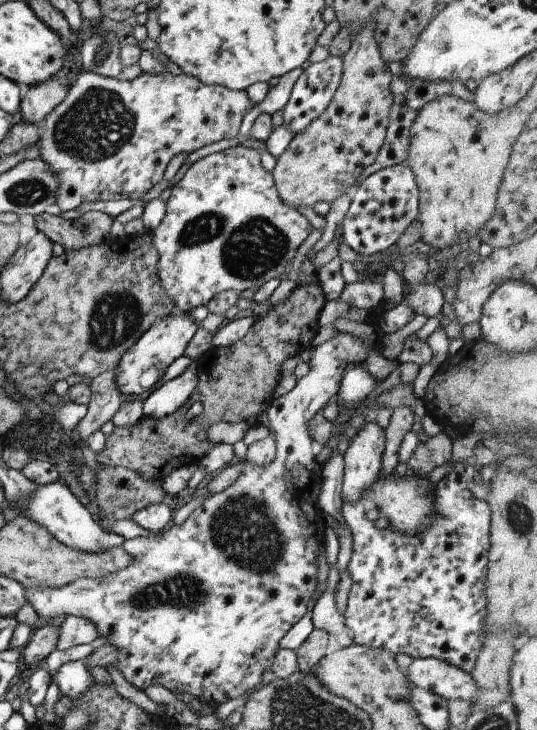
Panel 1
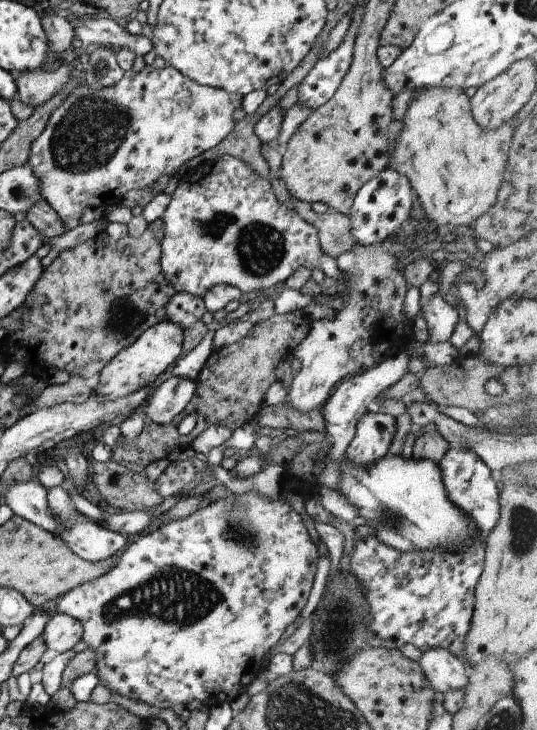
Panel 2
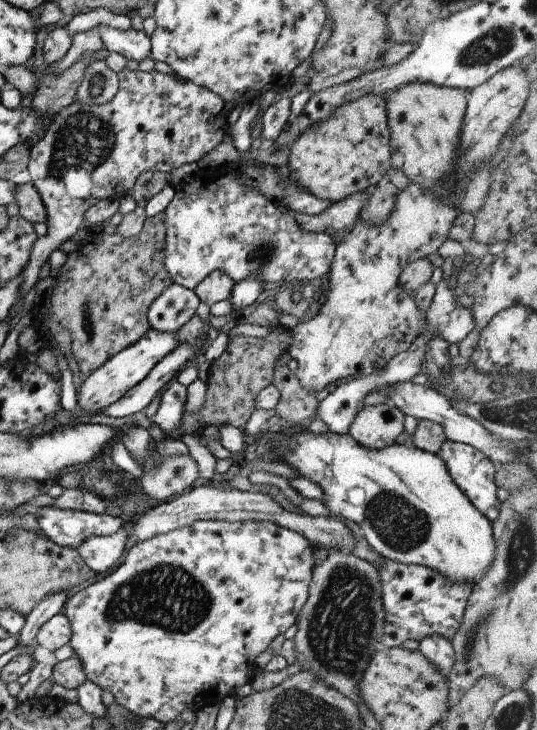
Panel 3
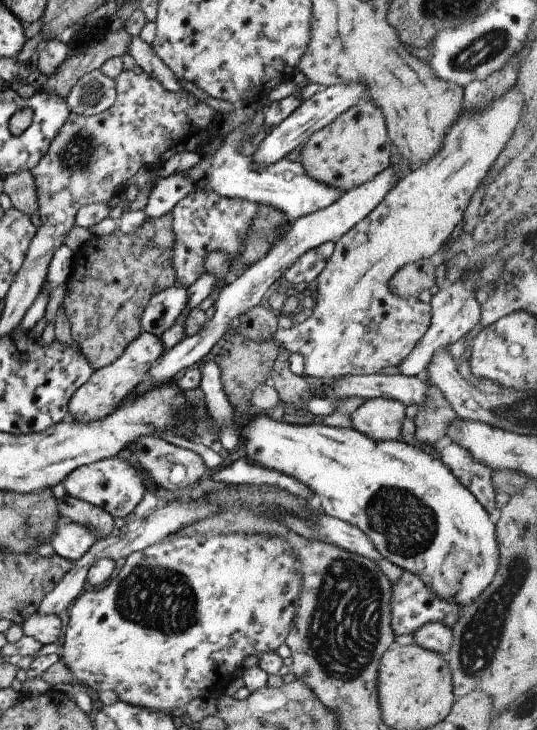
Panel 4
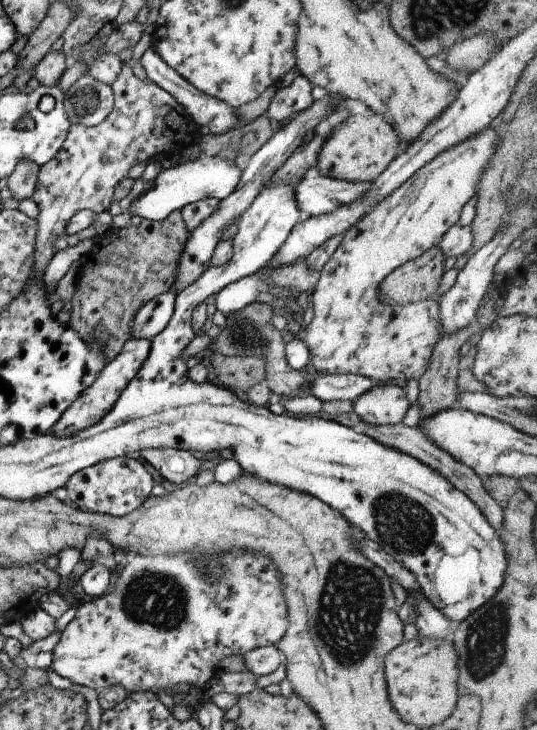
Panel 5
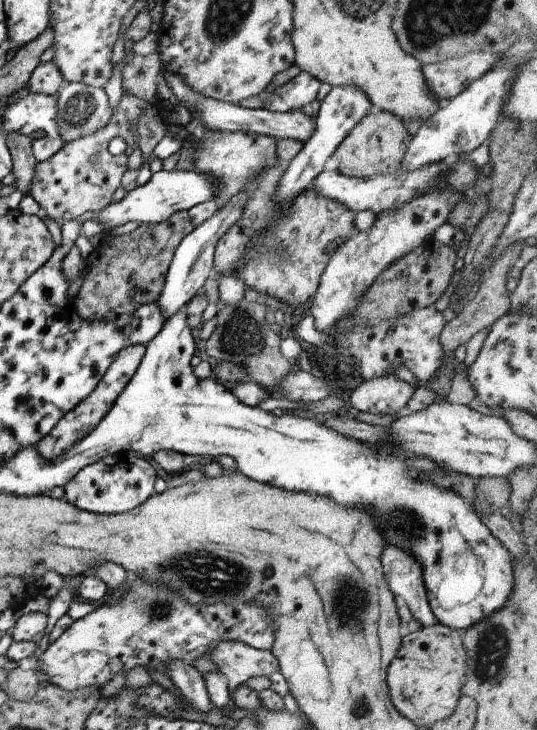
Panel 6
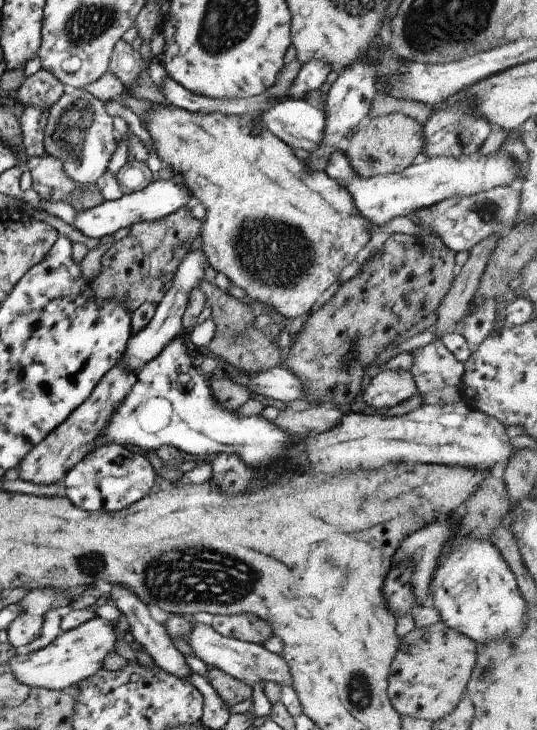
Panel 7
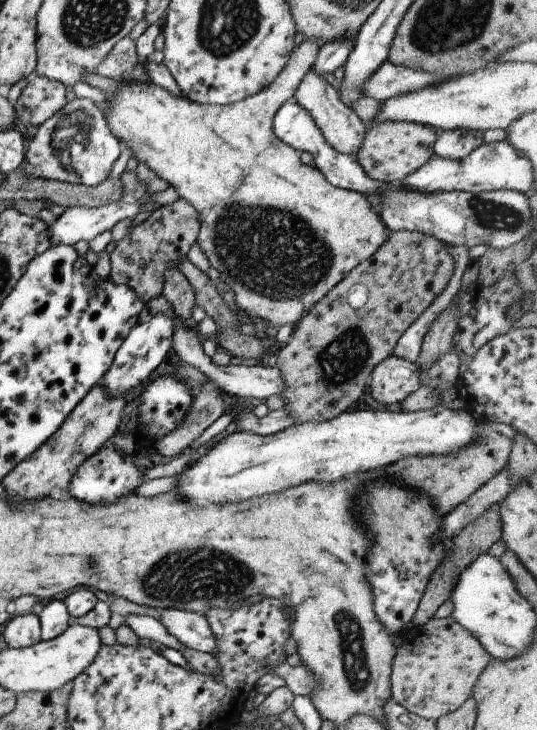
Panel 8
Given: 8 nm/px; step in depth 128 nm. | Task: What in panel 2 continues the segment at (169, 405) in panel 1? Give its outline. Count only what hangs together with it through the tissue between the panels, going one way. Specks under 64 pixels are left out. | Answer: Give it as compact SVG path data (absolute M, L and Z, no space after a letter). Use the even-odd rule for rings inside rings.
M169 376L161 379L147 398L144 414L157 424L168 425L180 419L196 393L195 387L190 378Z

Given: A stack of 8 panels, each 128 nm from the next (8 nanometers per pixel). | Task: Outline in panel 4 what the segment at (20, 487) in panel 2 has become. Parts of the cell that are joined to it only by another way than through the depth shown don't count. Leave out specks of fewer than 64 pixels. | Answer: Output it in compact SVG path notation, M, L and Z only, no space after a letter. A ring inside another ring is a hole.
M70 518L58 522L50 543L54 551L64 559L78 561L97 542L97 536L84 525Z

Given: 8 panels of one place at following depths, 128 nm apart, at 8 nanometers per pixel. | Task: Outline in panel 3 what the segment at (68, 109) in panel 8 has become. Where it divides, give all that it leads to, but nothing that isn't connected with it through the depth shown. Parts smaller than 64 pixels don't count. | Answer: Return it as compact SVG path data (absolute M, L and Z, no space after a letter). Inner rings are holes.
M93 59L87 66L76 101L84 105L104 105L117 94L119 74L104 59Z

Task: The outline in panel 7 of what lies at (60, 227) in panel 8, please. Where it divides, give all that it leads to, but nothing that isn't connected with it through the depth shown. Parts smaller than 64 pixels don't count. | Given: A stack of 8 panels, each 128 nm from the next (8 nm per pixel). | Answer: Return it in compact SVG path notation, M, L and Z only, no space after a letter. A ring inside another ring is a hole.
M155 180L143 190L129 193L120 200L105 201L92 209L81 211L77 214L72 226L76 227L84 236L101 239L104 236L113 235L121 228L132 227L138 222L153 222L166 218L178 210L190 207L195 202L193 193L185 184L176 184L174 180Z

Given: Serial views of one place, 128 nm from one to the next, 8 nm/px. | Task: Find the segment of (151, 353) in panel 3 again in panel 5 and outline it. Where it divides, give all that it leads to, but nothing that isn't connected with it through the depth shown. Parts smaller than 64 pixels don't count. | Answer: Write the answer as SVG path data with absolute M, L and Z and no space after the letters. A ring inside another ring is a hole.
M134 337L128 340L120 354L104 366L104 369L97 375L96 381L90 387L87 387L78 396L77 400L70 404L70 407L61 415L50 432L60 437L73 436L75 433L87 430L102 420L106 414L110 413L110 410L113 410L113 405L118 401L121 393L142 369L151 349L152 342L150 340Z

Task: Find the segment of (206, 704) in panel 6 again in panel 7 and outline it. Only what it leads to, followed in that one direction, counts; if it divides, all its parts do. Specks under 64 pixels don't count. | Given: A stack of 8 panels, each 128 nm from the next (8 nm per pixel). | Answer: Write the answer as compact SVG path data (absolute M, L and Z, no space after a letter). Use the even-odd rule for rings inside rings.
M112 586L110 596L114 598L116 607L125 617L125 627L129 639L137 646L141 646L143 650L147 651L153 658L155 664L158 664L160 668L166 670L168 674L174 674L174 676L178 676L178 678L182 678L182 680L188 680L188 678L190 678L190 667L186 664L183 654L176 649L176 646L172 643L172 639L168 636L165 628L154 621L154 618L150 616L146 604L144 604L132 590L126 590L126 586Z

